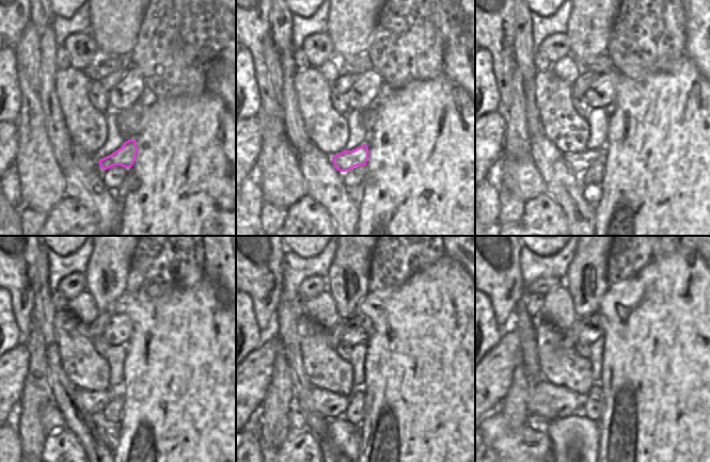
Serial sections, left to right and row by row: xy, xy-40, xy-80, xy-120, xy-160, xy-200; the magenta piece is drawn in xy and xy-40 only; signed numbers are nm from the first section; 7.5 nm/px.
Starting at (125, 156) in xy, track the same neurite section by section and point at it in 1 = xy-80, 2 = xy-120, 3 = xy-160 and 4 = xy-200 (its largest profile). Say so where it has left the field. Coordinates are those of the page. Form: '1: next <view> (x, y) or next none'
1: next xy-80 (578, 162)
2: next xy-120 (92, 402)
3: next xy-160 (328, 403)
4: next xy-200 (550, 401)

